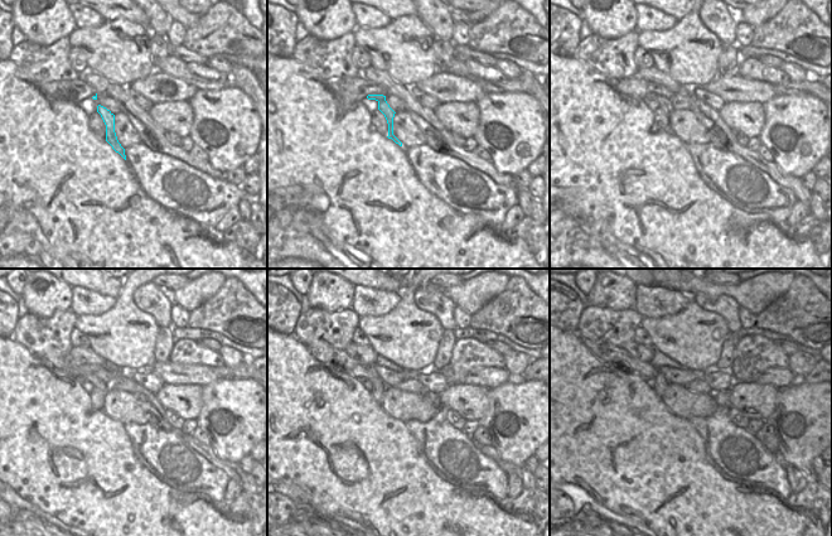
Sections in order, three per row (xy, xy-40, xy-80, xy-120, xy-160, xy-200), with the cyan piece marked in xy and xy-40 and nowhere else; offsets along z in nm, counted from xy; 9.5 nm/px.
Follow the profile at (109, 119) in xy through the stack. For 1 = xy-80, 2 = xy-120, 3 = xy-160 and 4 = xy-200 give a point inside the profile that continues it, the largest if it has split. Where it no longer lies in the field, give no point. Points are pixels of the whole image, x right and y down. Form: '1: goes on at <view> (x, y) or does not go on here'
1: goes on at xy-80 (664, 104)
2: goes on at xy-120 (90, 377)
3: goes on at xy-160 (322, 351)
4: goes on at xy-200 (603, 349)

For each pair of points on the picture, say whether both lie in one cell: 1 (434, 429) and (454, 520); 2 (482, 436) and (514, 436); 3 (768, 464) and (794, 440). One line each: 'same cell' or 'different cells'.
1: different cells
2: different cells
3: different cells

